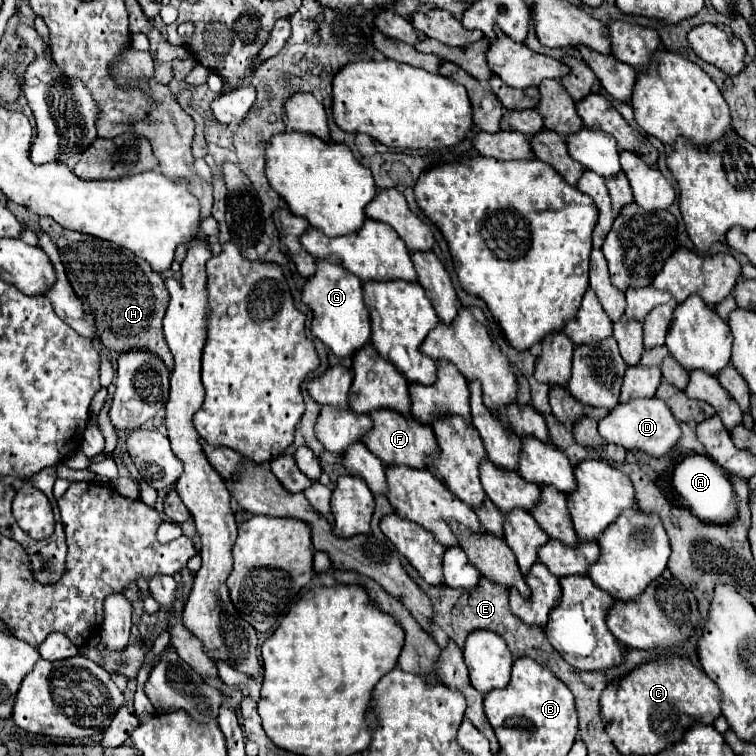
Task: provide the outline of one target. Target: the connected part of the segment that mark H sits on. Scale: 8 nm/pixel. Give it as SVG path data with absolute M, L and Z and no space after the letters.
M39 218L39 226L57 242L67 278L85 312L95 316L95 328L105 348L115 354L147 348L161 356L165 366L173 370L173 356L165 344L161 326L169 304L169 292L163 278L153 272L145 260L113 242L65 230L53 218Z

